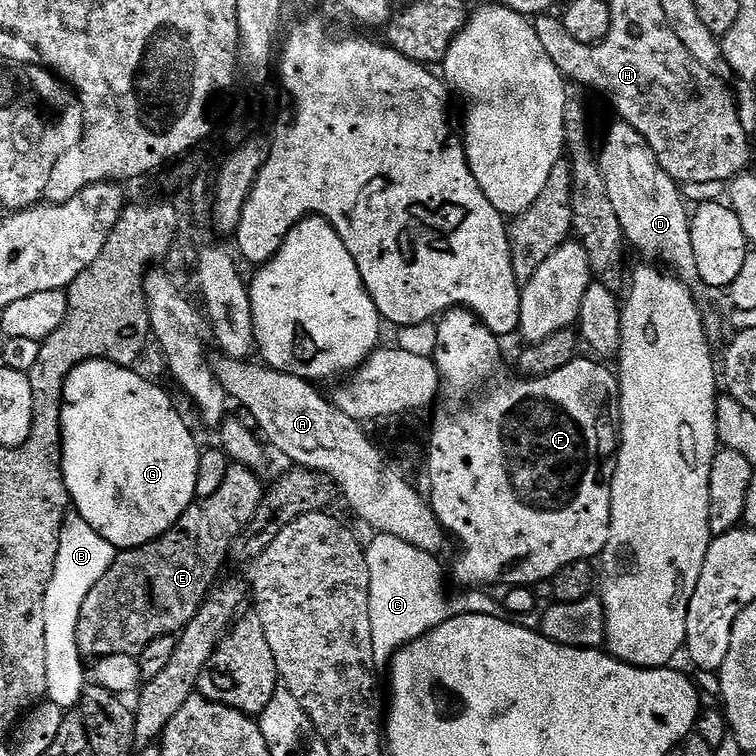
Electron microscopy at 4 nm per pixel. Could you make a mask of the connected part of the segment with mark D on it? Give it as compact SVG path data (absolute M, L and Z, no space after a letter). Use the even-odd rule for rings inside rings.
M615 122L608 128L608 133L604 136L604 141L599 141L598 144L598 159L600 161L600 169L602 170L602 179L606 182L606 194L610 194L610 202L614 205L614 214L618 214L618 222L622 226L624 231L625 241L629 245L632 244L637 248L638 251L644 255L644 258L652 258L648 256L661 256L665 260L667 267L671 269L675 275L679 276L681 280L685 282L692 282L697 279L696 274L696 263L694 262L694 246L692 245L692 226L690 223L690 212L689 209L684 209L684 200L680 197L682 192L681 185L677 184L676 181L670 178L670 174L666 174L666 170L662 170L662 166L658 166L658 162L654 158L654 154L650 150L650 146L646 142L646 138L642 138L642 134L638 134L638 130L634 130L629 124L623 122Z

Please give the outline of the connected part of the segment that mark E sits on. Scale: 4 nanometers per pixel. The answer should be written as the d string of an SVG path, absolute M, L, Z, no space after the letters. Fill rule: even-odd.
M229 463L226 470L226 479L222 481L220 489L209 496L199 497L199 499L189 506L186 514L182 514L182 518L178 518L178 522L168 533L156 540L151 540L148 544L121 551L117 555L116 561L110 566L110 570L106 570L106 574L92 587L90 594L86 594L86 602L82 602L82 610L78 614L78 626L76 630L76 642L81 657L95 662L102 656L113 656L114 654L136 656L144 651L147 644L154 642L154 638L171 636L184 629L192 621L194 614L198 614L198 610L204 605L204 601L208 599L208 593L212 591L214 585L217 583L218 577L216 575L219 574L220 567L224 564L224 559L229 559L230 553L233 551L233 545L245 535L246 529L252 523L252 519L255 518L255 512L258 510L266 491L265 485L260 485L260 480L261 477L246 466Z

